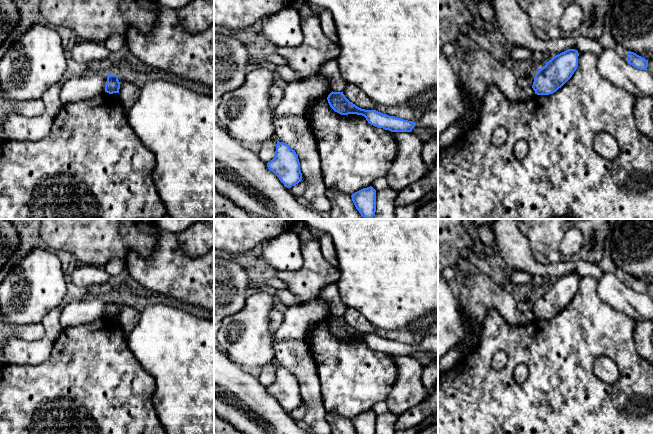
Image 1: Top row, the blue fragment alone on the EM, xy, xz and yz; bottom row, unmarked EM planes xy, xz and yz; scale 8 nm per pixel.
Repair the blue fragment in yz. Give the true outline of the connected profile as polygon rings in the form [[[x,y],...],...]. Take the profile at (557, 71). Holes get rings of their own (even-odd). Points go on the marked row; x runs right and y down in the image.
[[[568,49],[546,62],[535,74],[532,85],[535,94],[549,95],[561,88],[576,71],[578,56],[577,50]]]

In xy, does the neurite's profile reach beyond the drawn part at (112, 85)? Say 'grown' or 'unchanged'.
unchanged

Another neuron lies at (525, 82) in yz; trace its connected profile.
[[[532,73],[532,74],[528,74],[525,77],[517,78],[517,84],[524,89],[532,87],[534,82],[534,77],[535,77],[535,74]]]

